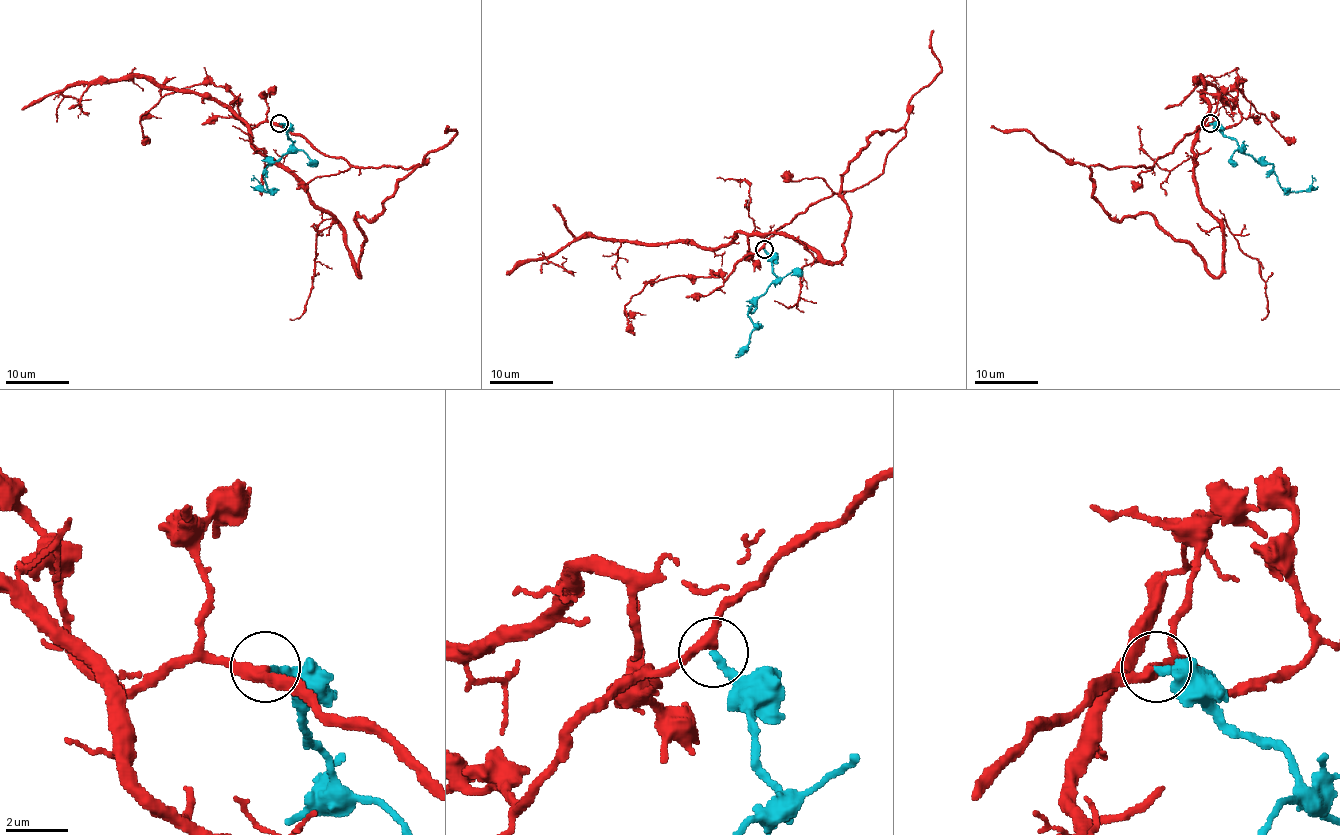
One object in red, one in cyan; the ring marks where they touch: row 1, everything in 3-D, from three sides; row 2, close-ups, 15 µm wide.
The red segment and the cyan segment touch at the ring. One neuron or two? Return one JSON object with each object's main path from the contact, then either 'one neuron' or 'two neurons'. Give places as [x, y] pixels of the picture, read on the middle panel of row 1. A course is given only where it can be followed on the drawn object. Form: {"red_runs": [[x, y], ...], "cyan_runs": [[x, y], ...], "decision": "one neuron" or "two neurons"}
{"red_runs": [[763, 248], [882, 172], [905, 131], [874, 133], [842, 177], [839, 261], [778, 234], [577, 237], [506, 273]], "cyan_runs": [[763, 250], [770, 256], [776, 278], [757, 300], [756, 311], [748, 316], [754, 327], [748, 347], [735, 355]], "decision": "one neuron"}

